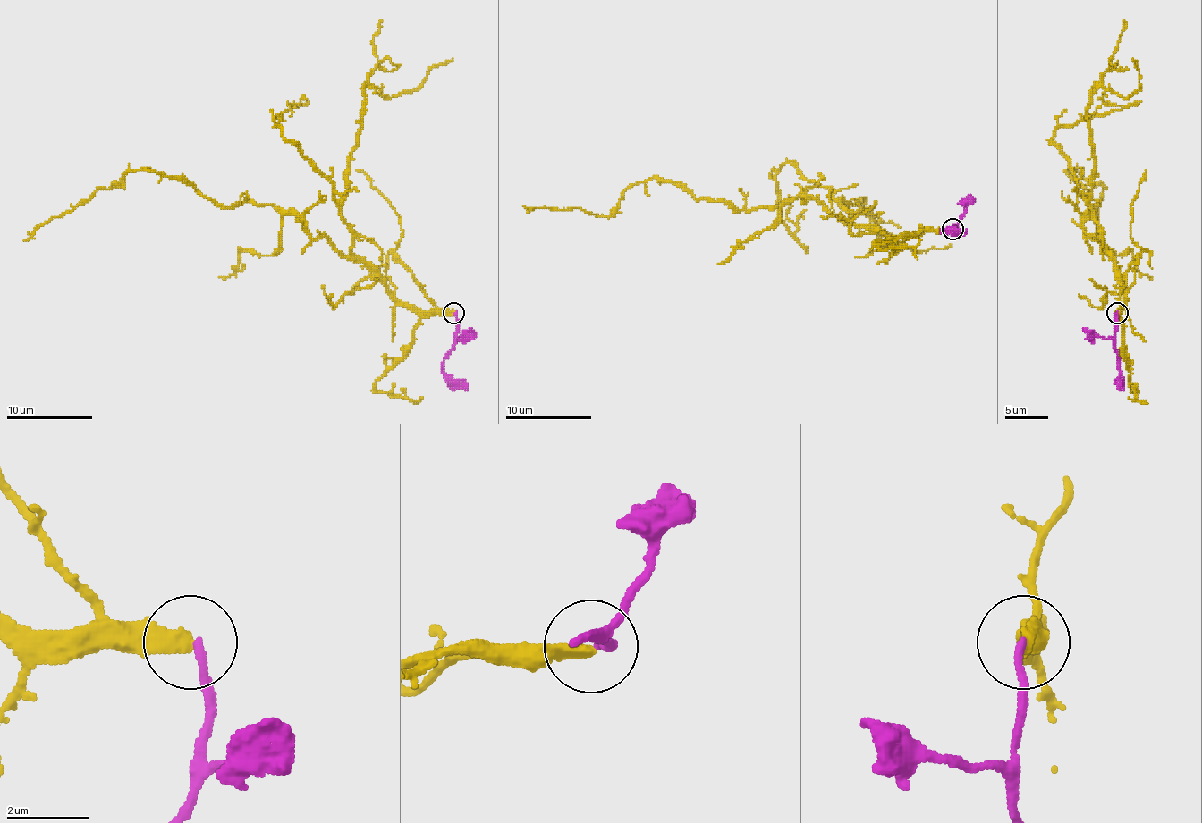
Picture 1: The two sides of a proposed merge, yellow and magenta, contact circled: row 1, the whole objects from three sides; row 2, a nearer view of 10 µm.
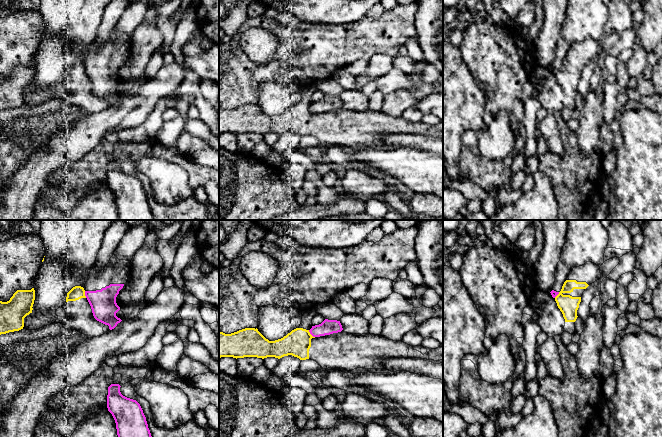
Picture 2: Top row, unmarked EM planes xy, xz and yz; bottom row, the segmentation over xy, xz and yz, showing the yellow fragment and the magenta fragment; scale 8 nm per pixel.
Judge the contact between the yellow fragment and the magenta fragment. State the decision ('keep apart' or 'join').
keep apart

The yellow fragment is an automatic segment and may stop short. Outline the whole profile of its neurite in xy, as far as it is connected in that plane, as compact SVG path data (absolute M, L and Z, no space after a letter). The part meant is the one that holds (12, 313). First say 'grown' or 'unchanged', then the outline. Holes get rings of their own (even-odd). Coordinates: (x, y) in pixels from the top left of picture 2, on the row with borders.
unchanged; M17 290L7 302L0 301L0 335L19 331L24 318L32 313L35 290Z

